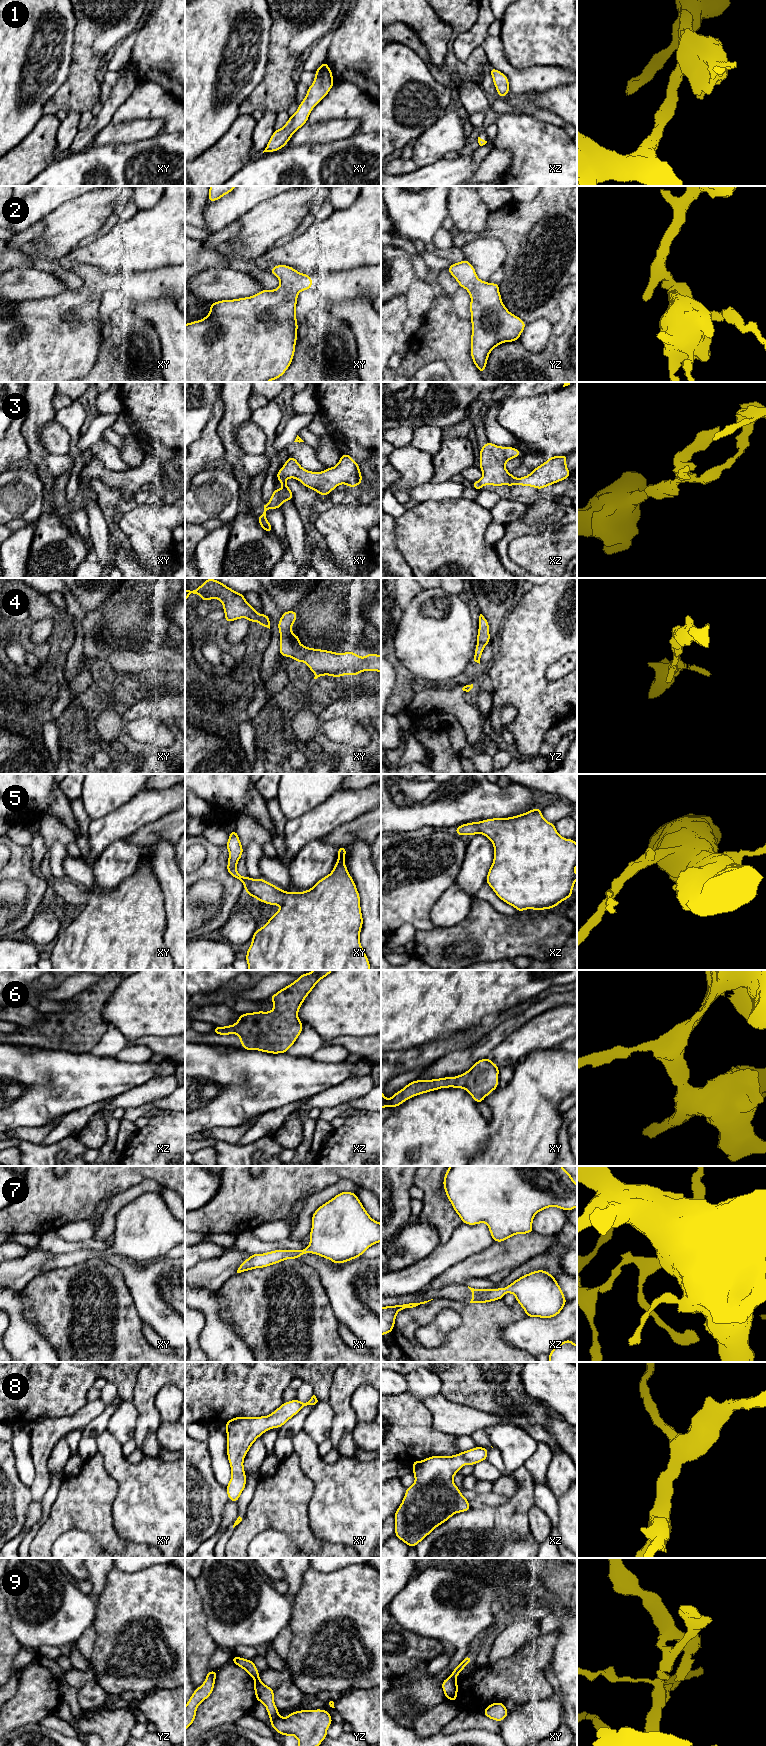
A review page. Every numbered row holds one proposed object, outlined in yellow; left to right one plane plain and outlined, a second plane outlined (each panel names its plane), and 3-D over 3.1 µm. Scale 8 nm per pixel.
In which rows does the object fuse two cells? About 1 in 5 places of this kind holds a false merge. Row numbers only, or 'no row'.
9

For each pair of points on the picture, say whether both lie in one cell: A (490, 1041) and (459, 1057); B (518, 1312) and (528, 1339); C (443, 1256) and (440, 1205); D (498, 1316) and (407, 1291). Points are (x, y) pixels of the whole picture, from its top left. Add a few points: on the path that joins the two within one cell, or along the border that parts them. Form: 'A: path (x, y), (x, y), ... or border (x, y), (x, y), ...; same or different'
A: path (482, 1048), (467, 1057); same
B: border (526, 1316), (507, 1323), (500, 1329); different
C: border (458, 1226), (445, 1242), (440, 1243); different
D: border (433, 1298), (448, 1298), (456, 1301); different

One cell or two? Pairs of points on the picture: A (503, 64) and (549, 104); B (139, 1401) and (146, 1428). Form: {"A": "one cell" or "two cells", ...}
{"A": "two cells", "B": "one cell"}

